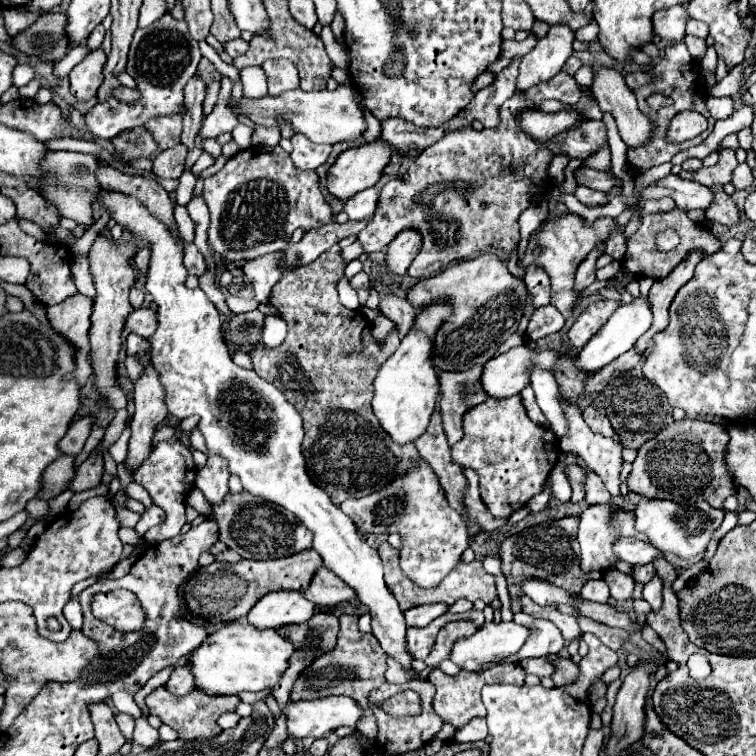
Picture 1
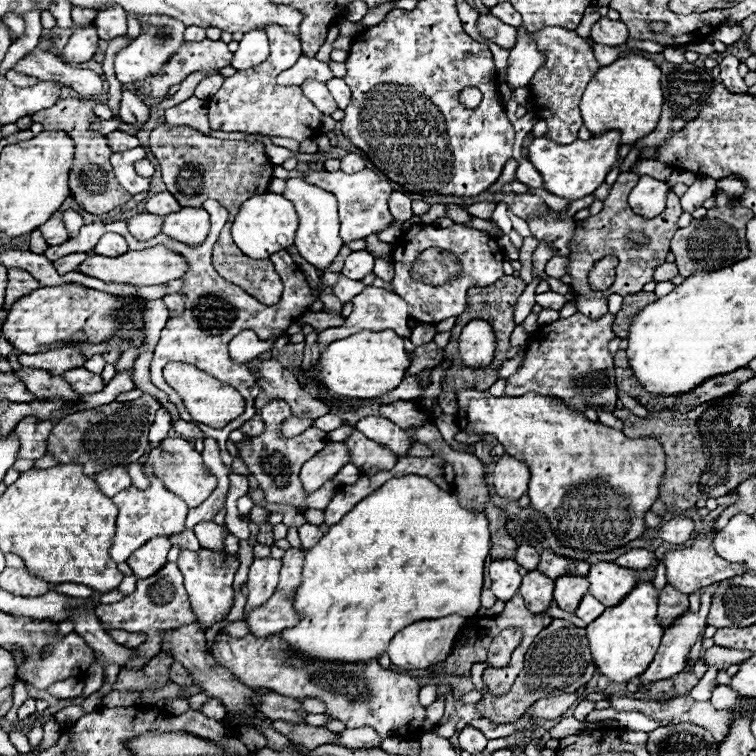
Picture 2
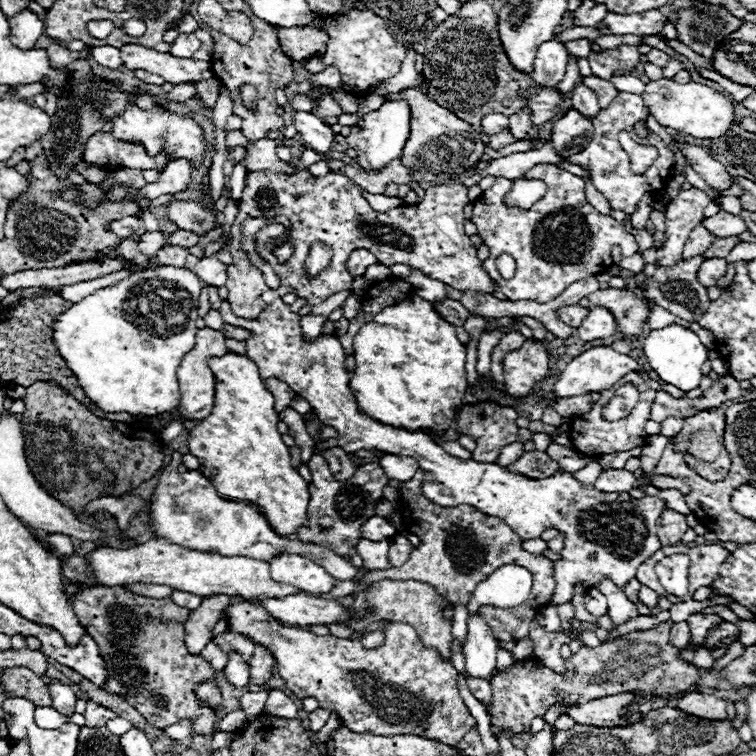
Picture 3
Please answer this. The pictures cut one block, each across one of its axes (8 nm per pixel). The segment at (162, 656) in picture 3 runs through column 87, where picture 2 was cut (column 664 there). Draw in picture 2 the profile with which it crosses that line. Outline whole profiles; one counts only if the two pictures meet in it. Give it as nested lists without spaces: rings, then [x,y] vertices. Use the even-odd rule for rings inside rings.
[[[666,586],[660,590],[660,604],[658,604],[658,622],[664,630],[688,608],[688,594],[678,592],[674,586]]]

